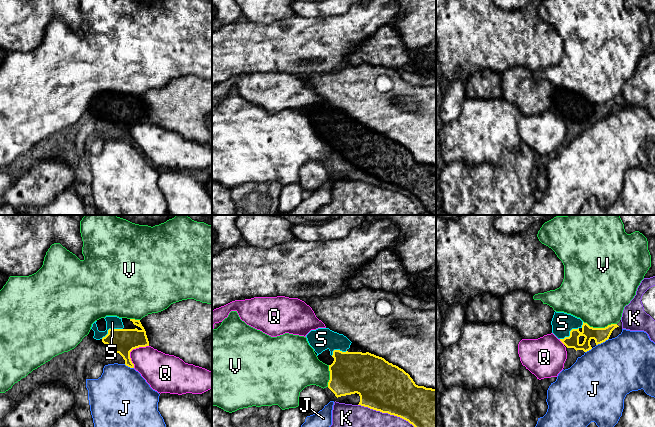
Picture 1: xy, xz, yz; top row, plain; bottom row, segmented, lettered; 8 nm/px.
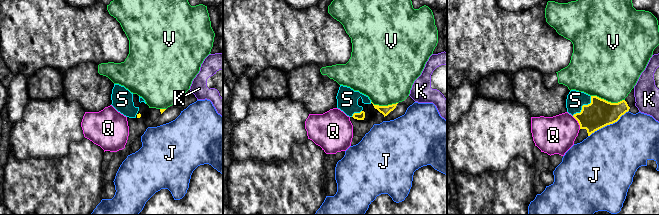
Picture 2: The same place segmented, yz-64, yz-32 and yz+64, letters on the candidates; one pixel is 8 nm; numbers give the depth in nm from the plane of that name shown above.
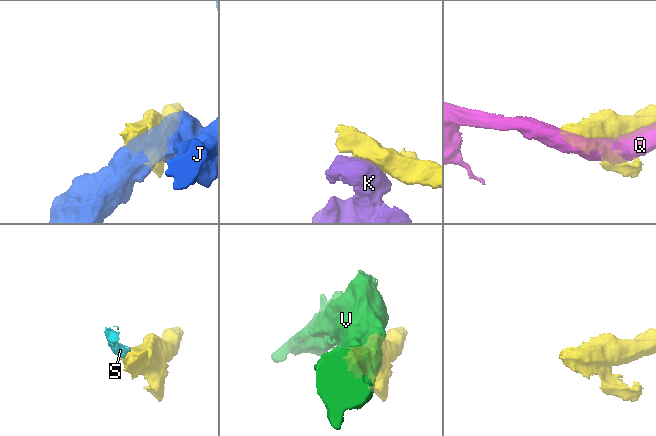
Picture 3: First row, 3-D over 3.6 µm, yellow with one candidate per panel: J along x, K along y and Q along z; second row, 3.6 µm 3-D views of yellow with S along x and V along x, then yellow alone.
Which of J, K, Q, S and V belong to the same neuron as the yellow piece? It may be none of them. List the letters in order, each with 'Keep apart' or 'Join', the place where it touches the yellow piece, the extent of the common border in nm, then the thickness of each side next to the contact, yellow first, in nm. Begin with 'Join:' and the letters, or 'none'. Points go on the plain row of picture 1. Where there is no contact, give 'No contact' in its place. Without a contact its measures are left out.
Join: S
J: Keep apart. Touches yellow at yz (602, 118). Shared border 120 nm. Thickness 120 nm (yellow) against 460 nm
K: Keep apart. Touches yellow at xz (387, 188). Shared border 500 nm. Thickness 400 nm (yellow) against 440 nm
Q: Keep apart. Touches yellow at xy (131, 126). Shared border 220 nm. Thickness 200 nm (yellow) against 260 nm
S: Join. Touches yellow at xy (110, 105). Shared border 190 nm. Thickness 200 nm (yellow) against 110 nm
V: Keep apart. Touches yellow at yz (600, 104). Shared border 280 nm. Thickness 120 nm (yellow) against 440 nm

